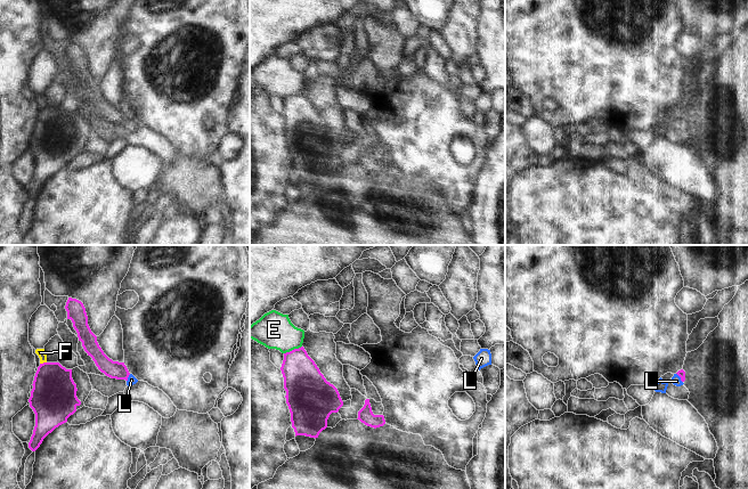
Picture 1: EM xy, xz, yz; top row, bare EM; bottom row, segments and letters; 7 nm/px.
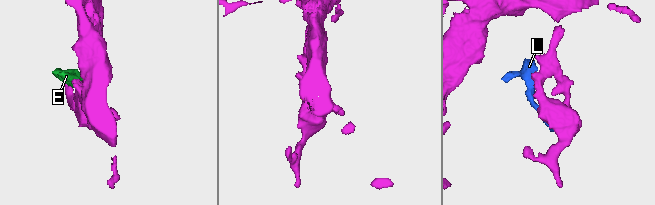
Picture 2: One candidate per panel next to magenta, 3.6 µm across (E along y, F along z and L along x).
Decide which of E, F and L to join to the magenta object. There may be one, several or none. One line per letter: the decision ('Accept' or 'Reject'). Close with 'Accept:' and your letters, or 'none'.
E: Reject
F: Reject
L: Accept
Accept: L.

